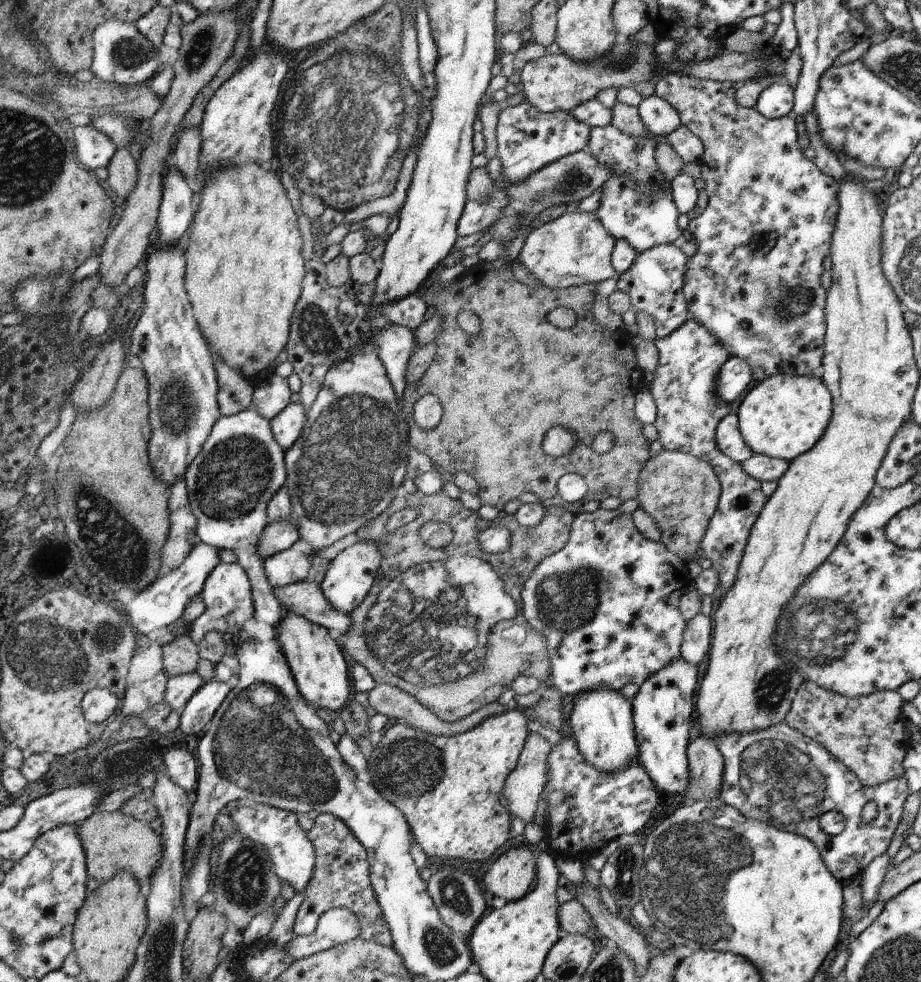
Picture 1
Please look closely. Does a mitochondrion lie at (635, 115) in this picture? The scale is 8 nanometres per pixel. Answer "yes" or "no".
no

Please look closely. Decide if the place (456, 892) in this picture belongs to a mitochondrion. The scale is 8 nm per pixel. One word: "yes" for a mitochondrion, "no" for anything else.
yes

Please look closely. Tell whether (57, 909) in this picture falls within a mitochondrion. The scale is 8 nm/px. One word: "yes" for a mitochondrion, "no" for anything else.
no

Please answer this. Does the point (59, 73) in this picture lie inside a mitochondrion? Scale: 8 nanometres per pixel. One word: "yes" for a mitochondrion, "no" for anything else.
no

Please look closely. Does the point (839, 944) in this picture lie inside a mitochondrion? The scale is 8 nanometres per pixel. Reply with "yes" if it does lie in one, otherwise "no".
no

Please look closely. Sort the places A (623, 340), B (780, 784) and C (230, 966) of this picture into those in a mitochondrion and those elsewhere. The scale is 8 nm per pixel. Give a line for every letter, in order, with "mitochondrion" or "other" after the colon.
A: other
B: mitochondrion
C: other

